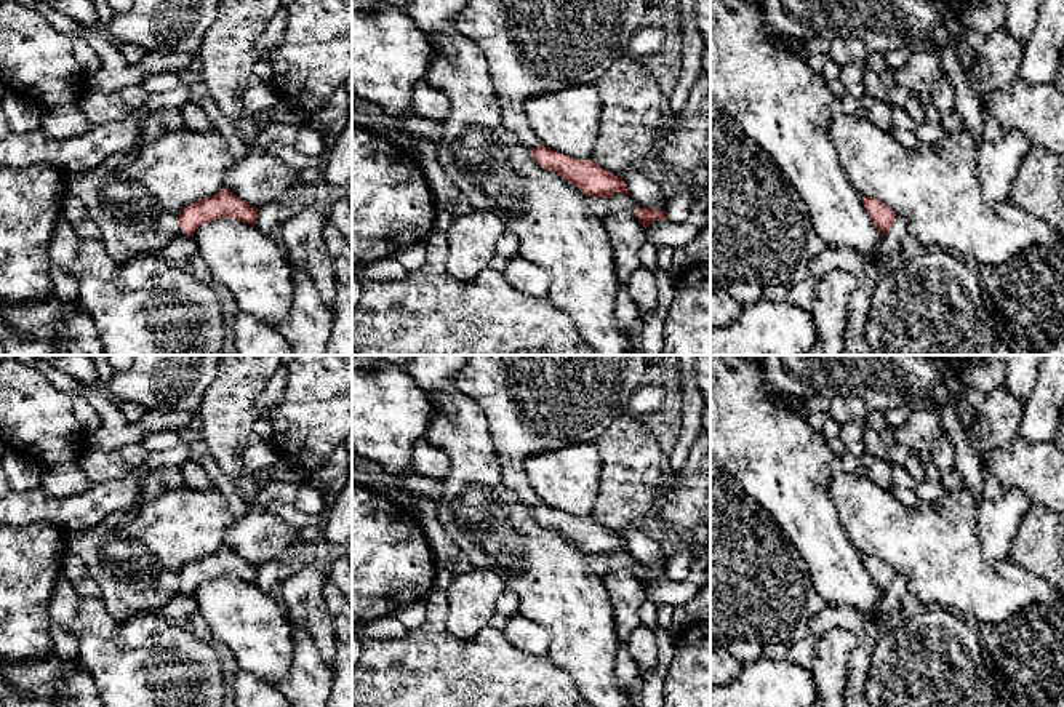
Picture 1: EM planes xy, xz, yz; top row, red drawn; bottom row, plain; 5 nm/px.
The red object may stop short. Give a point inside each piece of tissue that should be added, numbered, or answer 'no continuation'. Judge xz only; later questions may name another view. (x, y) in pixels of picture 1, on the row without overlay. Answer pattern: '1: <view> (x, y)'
1: xz (532, 403)

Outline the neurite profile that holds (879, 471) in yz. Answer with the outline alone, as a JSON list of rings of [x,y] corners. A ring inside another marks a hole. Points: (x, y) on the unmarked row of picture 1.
[[[867,457],[864,477],[882,488],[891,489],[891,464],[883,459]]]

